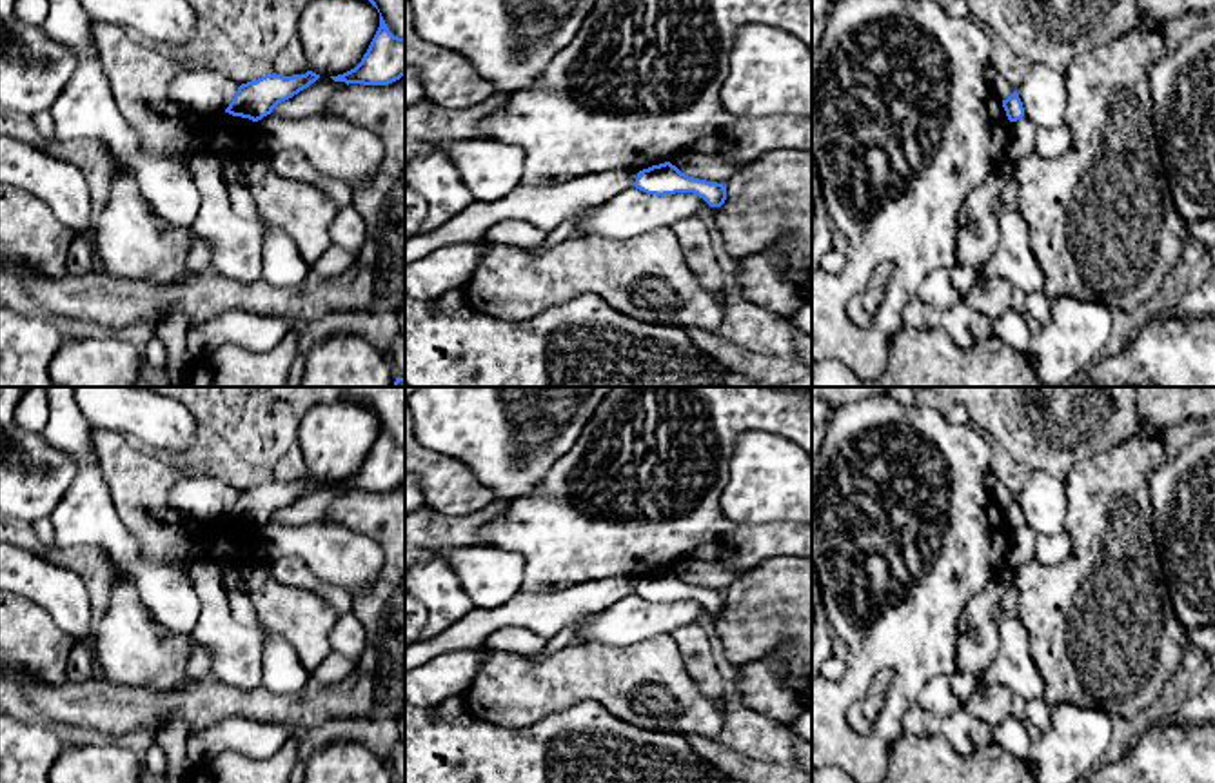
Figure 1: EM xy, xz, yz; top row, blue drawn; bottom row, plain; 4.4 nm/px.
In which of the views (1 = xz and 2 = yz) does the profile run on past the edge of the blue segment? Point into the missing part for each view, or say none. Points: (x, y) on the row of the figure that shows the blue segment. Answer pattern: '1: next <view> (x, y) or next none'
1: next none
2: next none

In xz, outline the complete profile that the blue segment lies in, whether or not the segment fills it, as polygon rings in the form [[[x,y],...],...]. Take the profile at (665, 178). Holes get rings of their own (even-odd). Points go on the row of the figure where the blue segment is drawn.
[[[670,162],[639,171],[634,187],[656,196],[694,193],[710,207],[721,207],[726,200],[726,185],[688,176]]]

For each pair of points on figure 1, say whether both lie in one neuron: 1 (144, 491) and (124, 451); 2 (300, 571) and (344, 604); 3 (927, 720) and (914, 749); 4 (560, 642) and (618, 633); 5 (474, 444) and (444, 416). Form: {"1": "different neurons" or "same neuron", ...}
{"1": "same neuron", "2": "same neuron", "3": "different neurons", "4": "different neurons", "5": "same neuron"}

